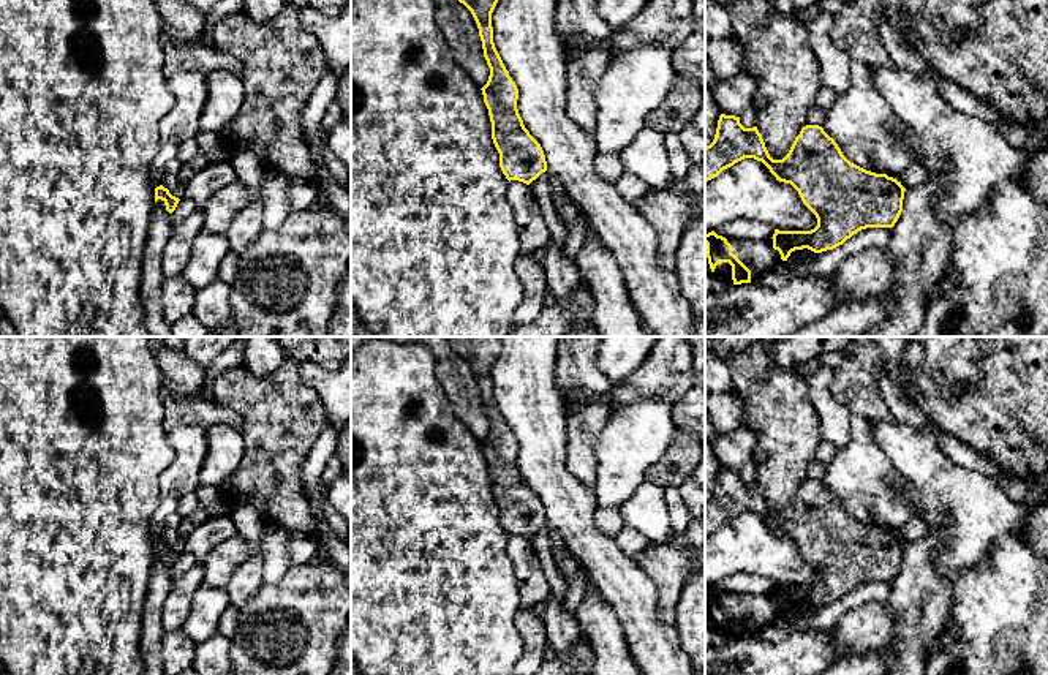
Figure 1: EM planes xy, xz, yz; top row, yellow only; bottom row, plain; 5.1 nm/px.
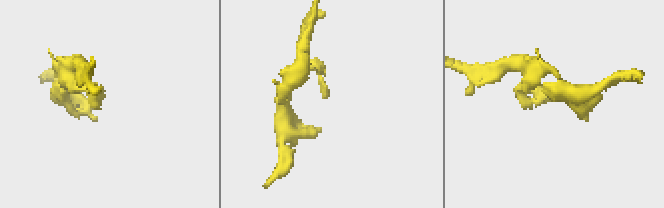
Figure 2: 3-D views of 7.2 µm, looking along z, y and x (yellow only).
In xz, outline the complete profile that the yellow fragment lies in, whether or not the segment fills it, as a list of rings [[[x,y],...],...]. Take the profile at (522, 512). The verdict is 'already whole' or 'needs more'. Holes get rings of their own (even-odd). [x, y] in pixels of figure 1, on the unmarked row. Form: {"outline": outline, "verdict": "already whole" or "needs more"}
{"outline": [[[446,337],[452,349],[473,368],[490,422],[481,443],[492,476],[492,493],[499,507],[506,533],[530,539],[547,525],[541,498],[525,482],[517,463],[518,443],[493,397],[492,367],[501,351],[503,337]]], "verdict": "already whole"}

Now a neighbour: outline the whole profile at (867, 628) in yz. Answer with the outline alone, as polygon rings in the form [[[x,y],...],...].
[[[885,601],[858,605],[838,621],[831,635],[844,650],[841,658],[857,658],[885,648],[892,637],[893,618]]]

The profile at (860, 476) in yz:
[[[855,416],[850,424],[850,439],[844,447],[838,447],[835,457],[827,465],[824,485],[835,493],[843,509],[854,519],[898,533],[909,519],[917,517],[922,511],[922,498],[912,485],[903,479],[892,466],[884,451],[877,446],[871,433],[871,419]],[[909,488],[906,501],[901,503],[893,496],[895,490]]]

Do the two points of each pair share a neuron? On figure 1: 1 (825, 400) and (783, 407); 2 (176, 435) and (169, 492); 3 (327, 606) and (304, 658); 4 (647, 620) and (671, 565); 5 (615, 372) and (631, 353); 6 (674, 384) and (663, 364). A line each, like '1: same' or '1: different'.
1: different
2: same
3: same
4: different
5: same
6: same

